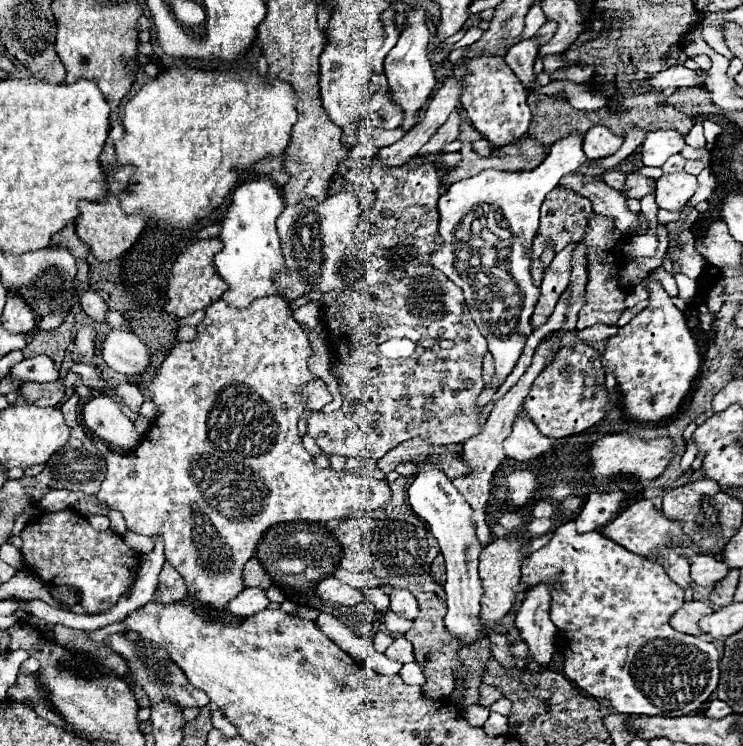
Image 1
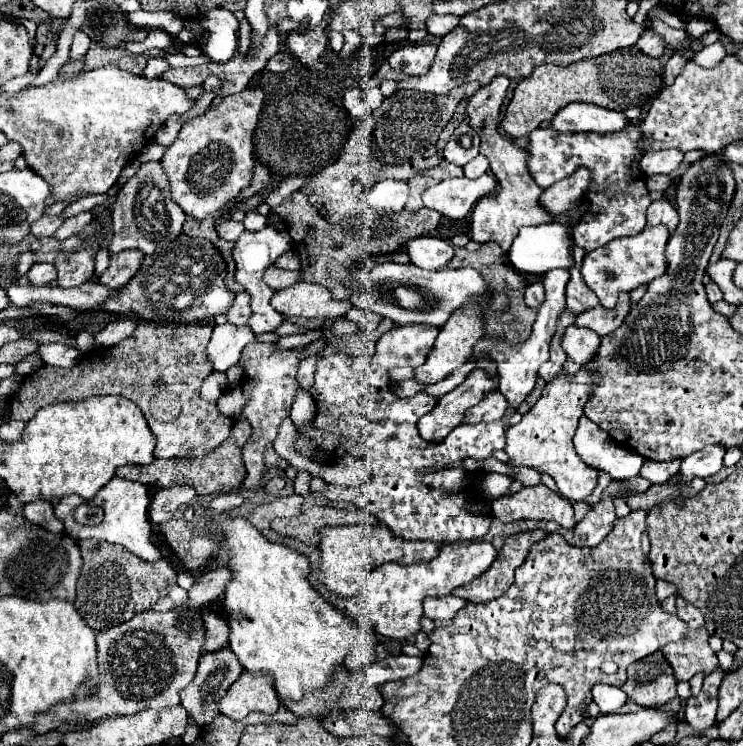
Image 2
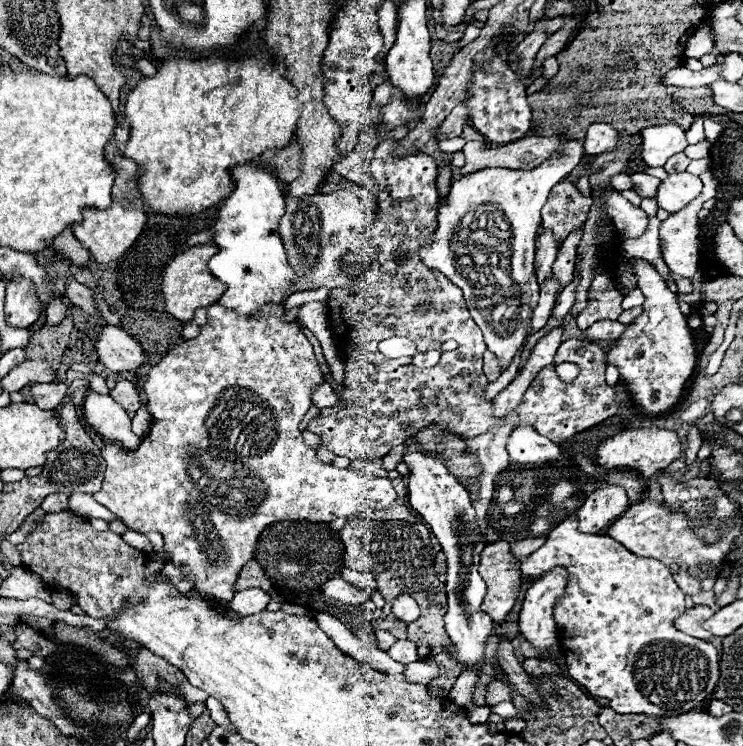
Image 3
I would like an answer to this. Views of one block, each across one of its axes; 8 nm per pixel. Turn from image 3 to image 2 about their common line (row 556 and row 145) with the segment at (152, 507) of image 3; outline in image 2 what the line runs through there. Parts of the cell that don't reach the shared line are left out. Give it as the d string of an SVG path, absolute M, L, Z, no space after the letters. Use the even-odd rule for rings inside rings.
M260 88L228 96L220 106L208 108L204 116L186 122L174 144L166 148L162 164L172 182L172 196L184 214L202 222L222 210L250 184L256 166L252 158L252 136L262 102L264 92Z

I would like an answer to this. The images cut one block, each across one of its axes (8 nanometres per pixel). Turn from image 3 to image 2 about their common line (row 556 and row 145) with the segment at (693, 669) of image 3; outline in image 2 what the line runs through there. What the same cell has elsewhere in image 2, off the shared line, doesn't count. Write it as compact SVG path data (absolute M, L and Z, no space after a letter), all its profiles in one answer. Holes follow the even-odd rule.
M628 122L624 130L616 130L612 134L558 134L550 128L538 128L528 136L528 170L540 188L548 188L574 174L580 166L590 170L592 180L584 194L588 208L576 226L576 246L582 250L592 252L614 238L636 236L644 230L646 210L652 202L646 188L646 174L640 168L640 160L644 156L640 146L646 142L652 142L652 138L644 136L640 126L632 122Z

